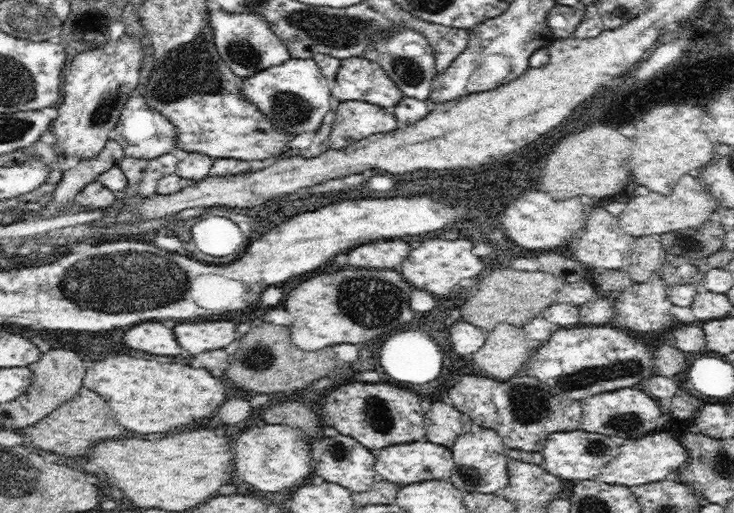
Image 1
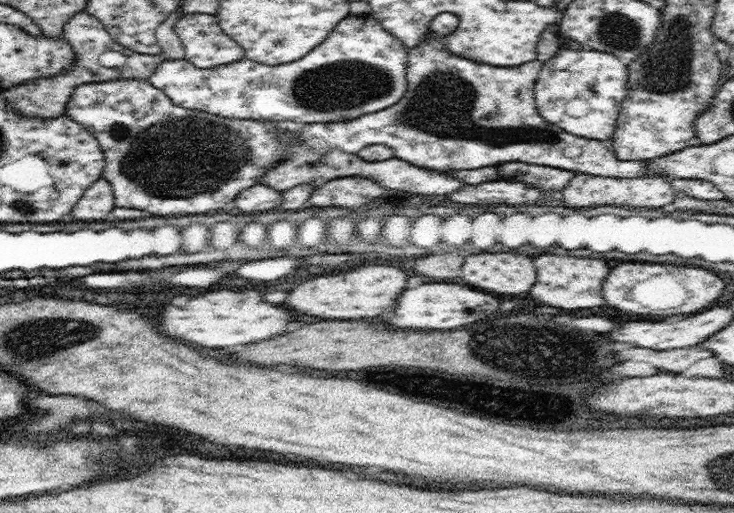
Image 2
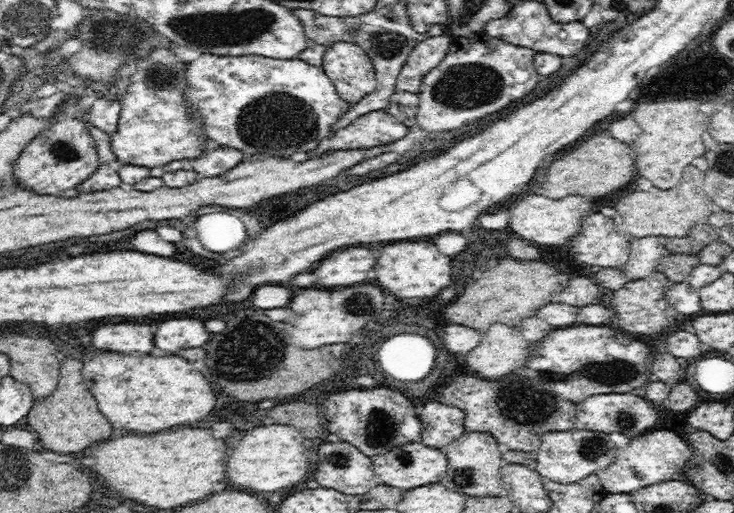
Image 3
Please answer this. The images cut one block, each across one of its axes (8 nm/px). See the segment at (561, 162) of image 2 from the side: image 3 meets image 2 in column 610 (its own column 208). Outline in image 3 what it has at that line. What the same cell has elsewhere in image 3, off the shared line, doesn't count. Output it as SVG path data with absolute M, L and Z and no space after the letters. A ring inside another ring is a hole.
M232 147L218 148L218 150L206 150L204 158L194 158L190 160L194 170L204 176L218 176L240 164L243 152L234 150Z

